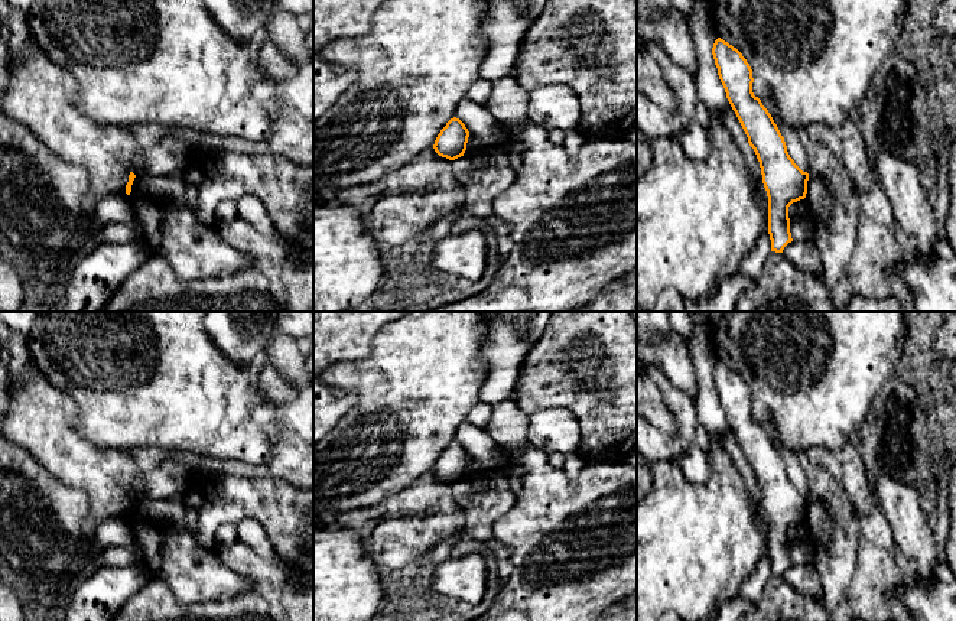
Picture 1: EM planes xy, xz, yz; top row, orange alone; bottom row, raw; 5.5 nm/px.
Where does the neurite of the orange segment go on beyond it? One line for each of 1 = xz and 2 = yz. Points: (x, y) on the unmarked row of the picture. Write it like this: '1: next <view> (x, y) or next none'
1: next none
2: next none

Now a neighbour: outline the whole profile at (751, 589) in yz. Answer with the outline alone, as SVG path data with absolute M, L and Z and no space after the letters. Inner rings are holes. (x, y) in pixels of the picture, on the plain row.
M767 546L764 556L758 560L757 568L752 570L748 579L739 586L736 596L745 601L757 602L770 576L771 576L771 563Z

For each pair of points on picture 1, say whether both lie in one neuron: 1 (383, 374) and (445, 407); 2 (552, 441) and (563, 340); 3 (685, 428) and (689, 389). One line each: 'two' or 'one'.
1: one
2: two
3: two

